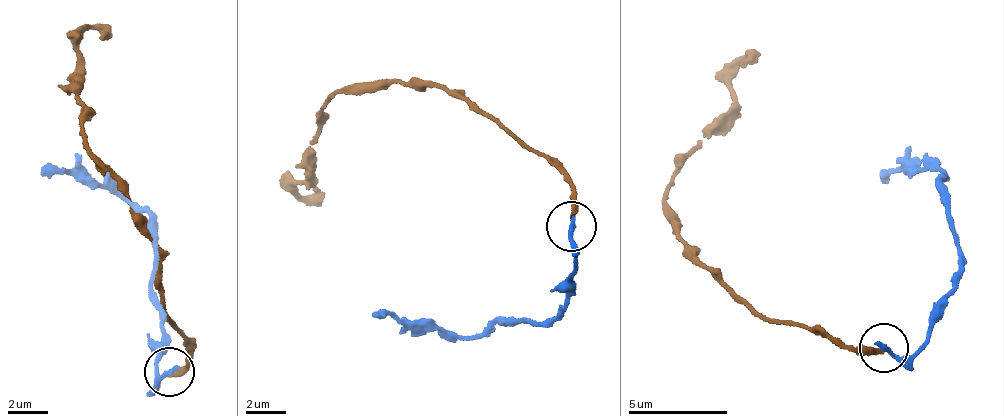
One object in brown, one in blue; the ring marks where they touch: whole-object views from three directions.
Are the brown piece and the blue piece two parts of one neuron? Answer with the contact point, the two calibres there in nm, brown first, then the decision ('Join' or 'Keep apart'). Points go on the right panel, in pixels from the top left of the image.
Place: (884, 348). Thickness 240 nm (brown) against 240 nm. Keep apart

